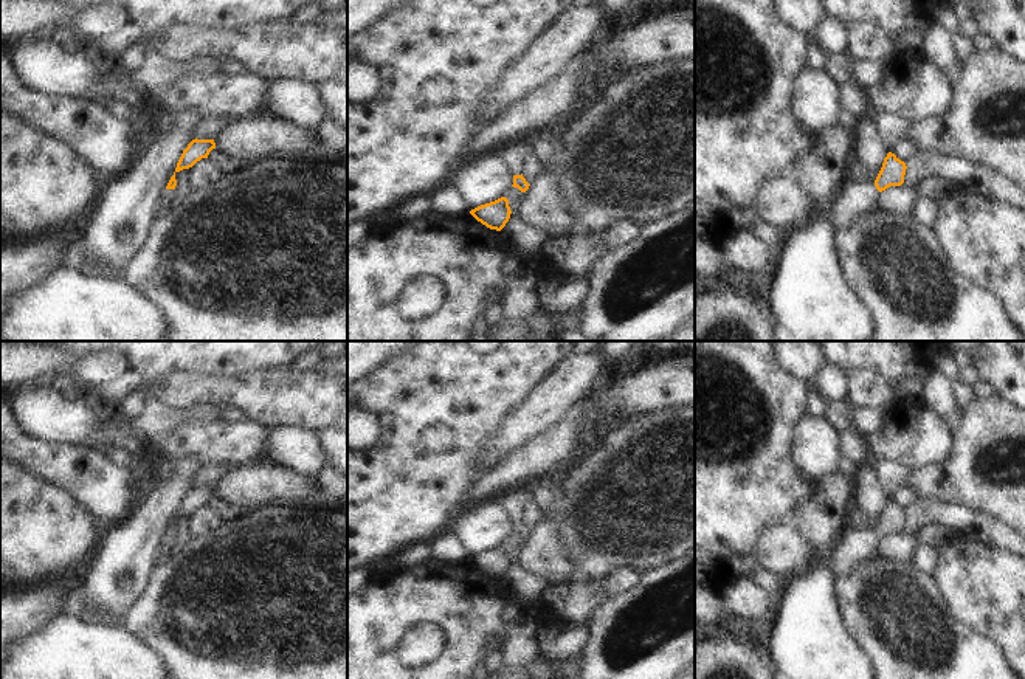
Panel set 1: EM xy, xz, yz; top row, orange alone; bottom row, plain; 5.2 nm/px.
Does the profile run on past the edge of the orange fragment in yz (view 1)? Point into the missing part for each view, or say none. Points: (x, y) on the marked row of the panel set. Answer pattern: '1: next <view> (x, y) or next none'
1: next yz (858, 199)

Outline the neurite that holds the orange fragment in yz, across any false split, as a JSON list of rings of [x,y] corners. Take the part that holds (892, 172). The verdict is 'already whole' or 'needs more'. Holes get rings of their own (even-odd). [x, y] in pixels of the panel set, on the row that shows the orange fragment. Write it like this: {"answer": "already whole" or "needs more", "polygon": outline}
{"answer": "needs more", "polygon": [[[889,152],[873,183],[847,180],[844,191],[828,206],[834,234],[850,231],[864,217],[878,209],[879,194],[890,186],[901,186],[906,163]]]}

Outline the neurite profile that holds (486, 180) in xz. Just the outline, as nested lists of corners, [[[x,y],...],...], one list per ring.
[[[482,157],[459,166],[451,183],[464,195],[470,209],[501,198],[513,184],[513,171],[501,157]]]

